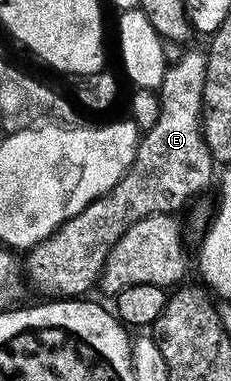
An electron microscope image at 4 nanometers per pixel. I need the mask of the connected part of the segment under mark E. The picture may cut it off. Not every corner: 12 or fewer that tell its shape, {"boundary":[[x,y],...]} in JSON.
{"boundary":[[206,54],[165,70],[159,123],[131,167],[28,250],[49,299],[98,284],[139,219],[176,214],[209,184]]}

